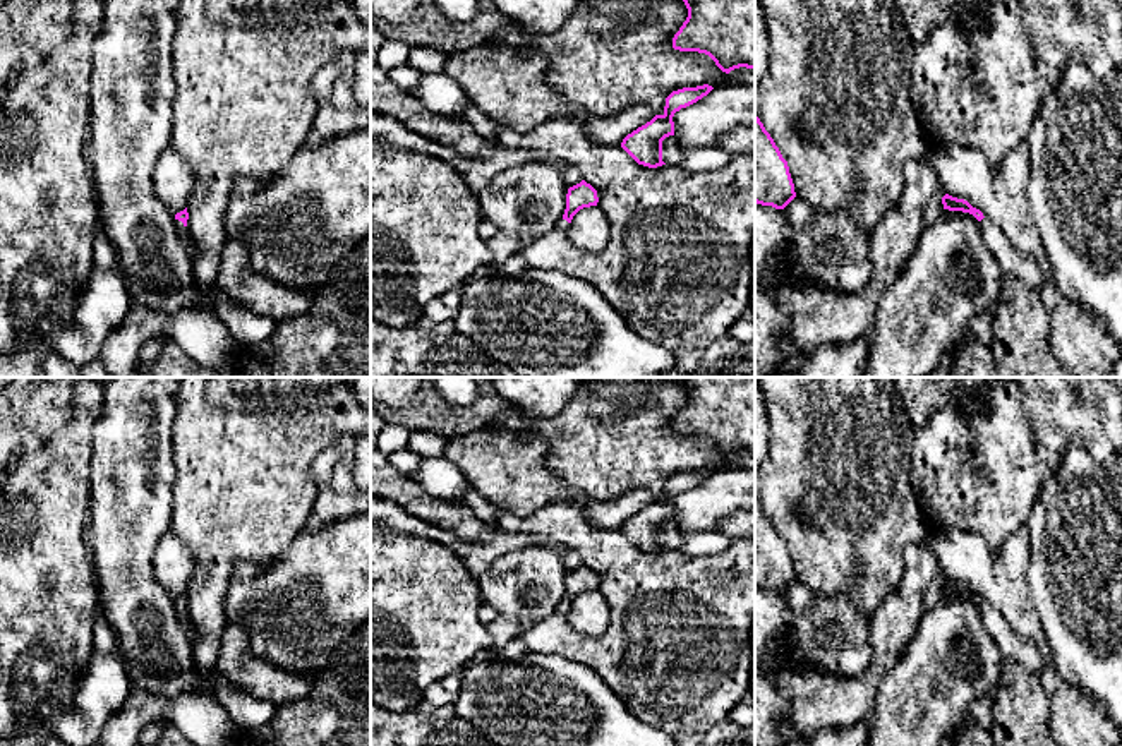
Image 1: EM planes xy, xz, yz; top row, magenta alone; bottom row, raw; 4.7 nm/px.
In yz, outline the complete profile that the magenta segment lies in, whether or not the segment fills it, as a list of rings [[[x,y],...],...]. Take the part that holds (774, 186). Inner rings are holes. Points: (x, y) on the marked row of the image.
[[[755,113],[755,202],[784,209],[794,197],[787,161]]]

